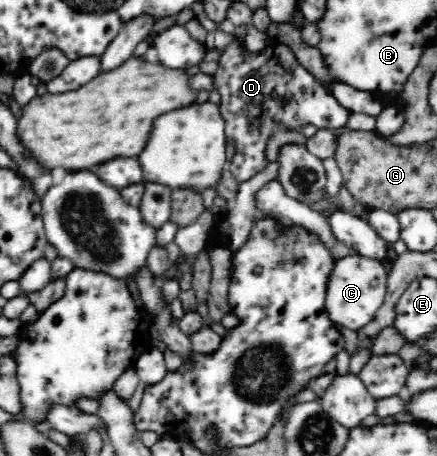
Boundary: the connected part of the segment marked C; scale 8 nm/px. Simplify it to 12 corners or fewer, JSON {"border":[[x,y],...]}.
{"border":[[359,254],[333,260],[325,288],[331,322],[375,318],[389,265]]}

